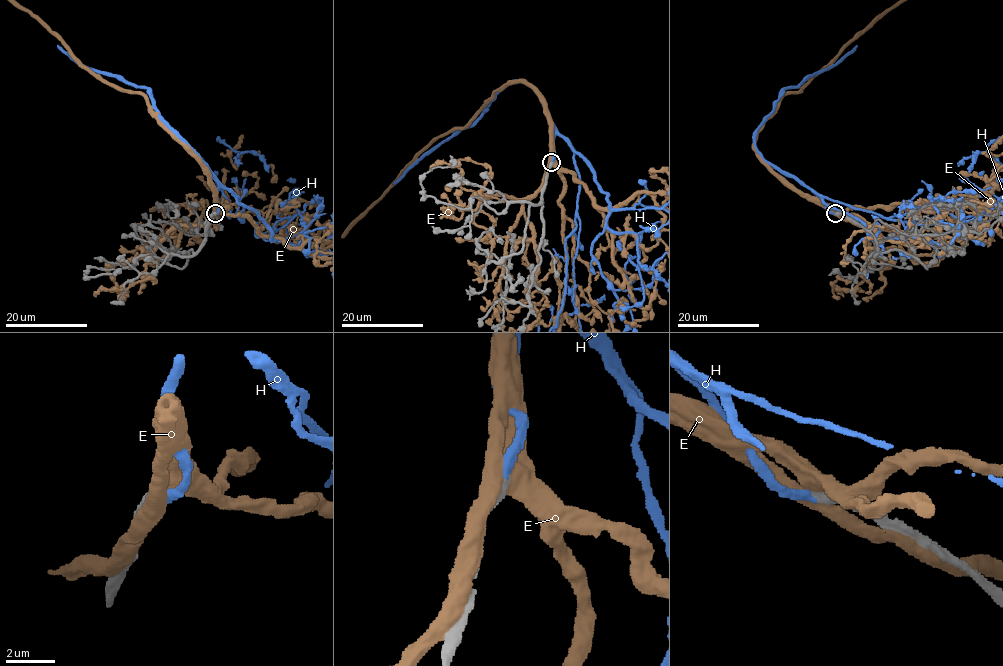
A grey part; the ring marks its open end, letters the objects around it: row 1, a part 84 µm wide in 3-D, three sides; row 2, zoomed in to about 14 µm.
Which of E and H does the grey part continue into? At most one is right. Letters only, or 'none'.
H

